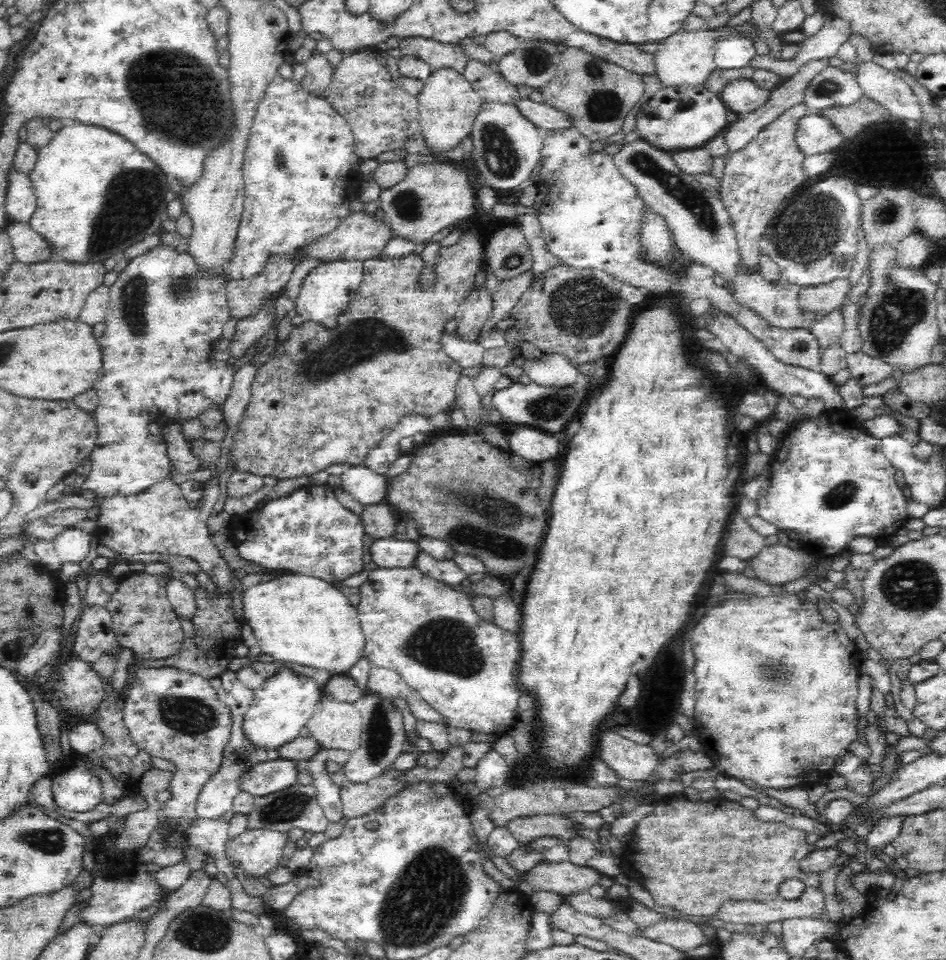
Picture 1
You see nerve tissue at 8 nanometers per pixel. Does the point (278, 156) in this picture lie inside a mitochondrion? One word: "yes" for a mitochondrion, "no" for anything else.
yes

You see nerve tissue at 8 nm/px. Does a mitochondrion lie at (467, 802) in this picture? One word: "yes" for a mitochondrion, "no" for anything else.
no

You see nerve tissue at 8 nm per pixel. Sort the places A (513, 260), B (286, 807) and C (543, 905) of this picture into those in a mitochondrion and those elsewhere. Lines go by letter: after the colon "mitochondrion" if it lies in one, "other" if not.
A: mitochondrion
B: mitochondrion
C: other

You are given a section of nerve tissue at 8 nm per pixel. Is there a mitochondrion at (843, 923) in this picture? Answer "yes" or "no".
no

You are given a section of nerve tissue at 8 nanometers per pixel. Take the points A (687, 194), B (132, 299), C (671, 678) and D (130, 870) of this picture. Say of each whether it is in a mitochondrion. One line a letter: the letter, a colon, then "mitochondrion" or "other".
A: mitochondrion
B: mitochondrion
C: other
D: other

